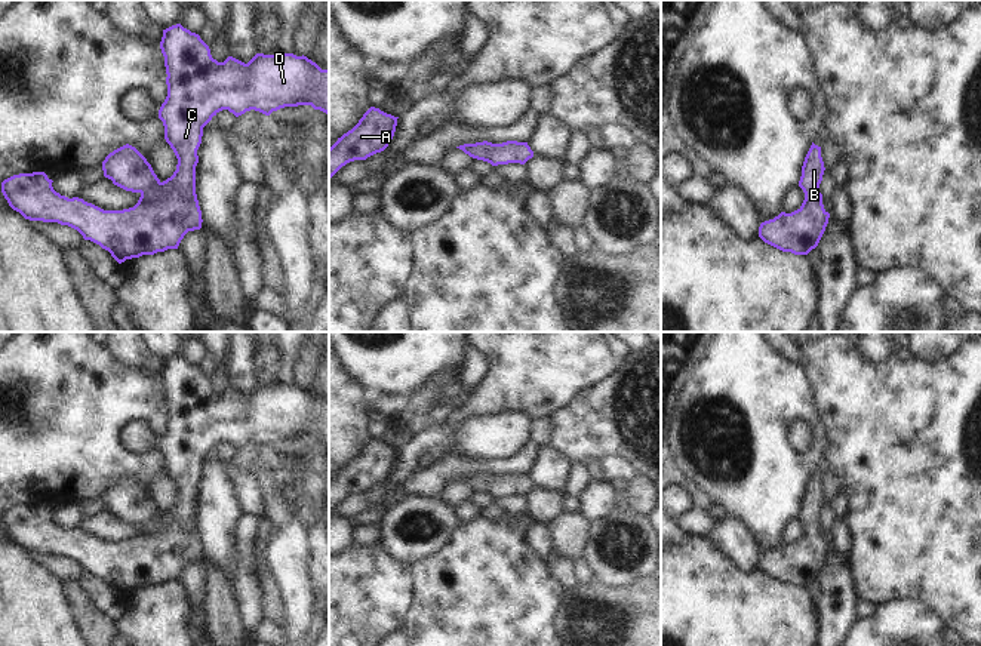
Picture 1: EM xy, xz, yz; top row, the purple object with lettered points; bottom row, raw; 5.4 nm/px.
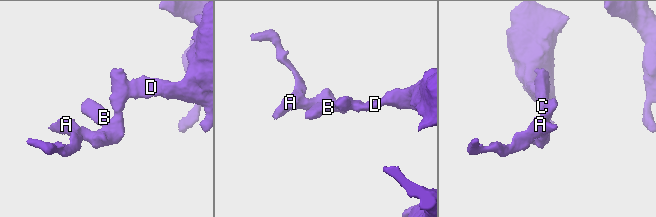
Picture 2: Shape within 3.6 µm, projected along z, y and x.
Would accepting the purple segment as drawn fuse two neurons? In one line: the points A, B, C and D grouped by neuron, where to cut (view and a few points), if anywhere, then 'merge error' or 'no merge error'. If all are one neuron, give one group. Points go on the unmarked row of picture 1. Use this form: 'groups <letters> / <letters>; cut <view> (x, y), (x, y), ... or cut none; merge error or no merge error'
groups A B C D; cut none; no merge error

